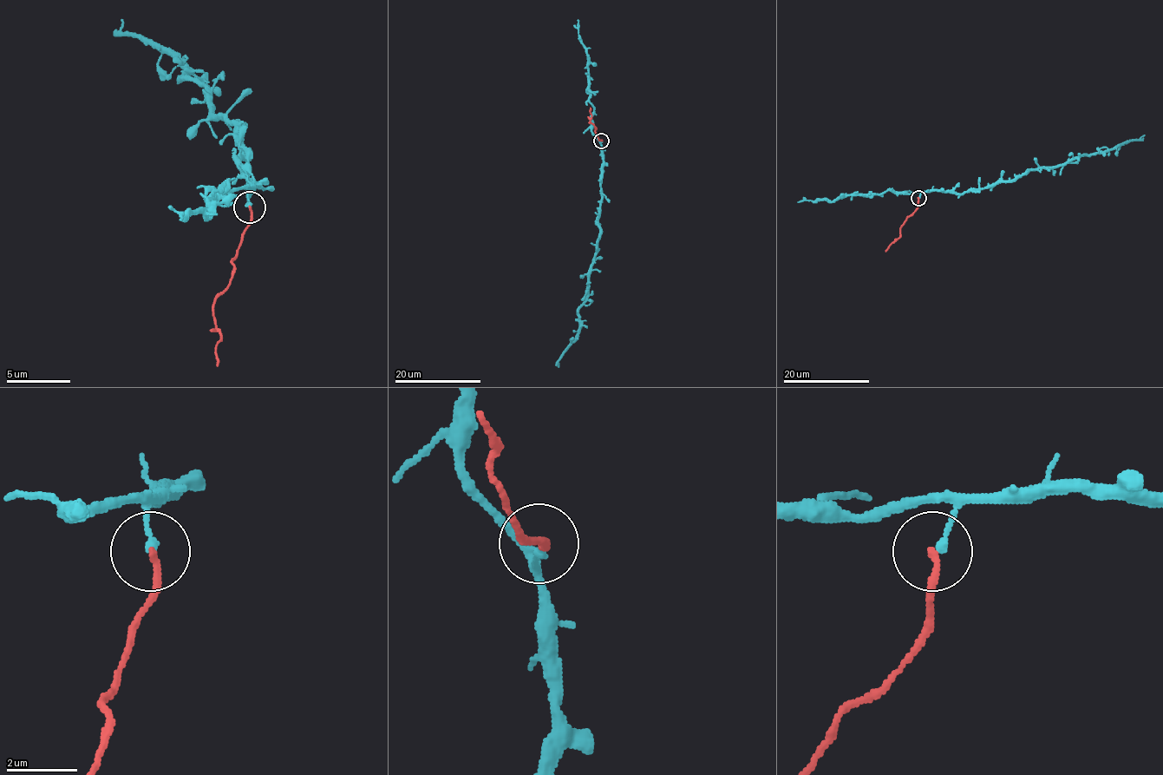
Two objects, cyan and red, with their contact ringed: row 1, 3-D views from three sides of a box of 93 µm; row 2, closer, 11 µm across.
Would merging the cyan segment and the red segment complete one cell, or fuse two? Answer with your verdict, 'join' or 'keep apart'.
keep apart

